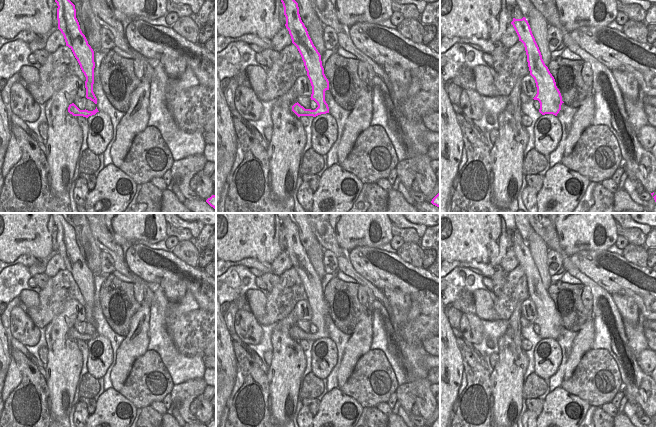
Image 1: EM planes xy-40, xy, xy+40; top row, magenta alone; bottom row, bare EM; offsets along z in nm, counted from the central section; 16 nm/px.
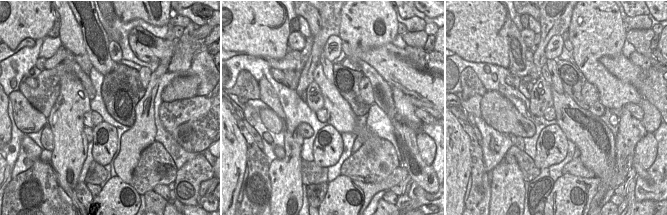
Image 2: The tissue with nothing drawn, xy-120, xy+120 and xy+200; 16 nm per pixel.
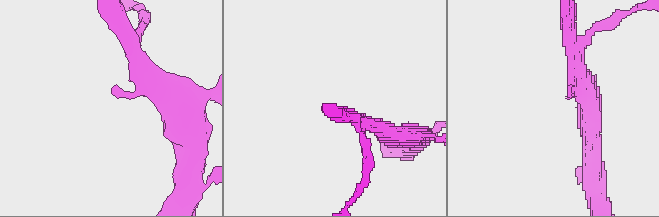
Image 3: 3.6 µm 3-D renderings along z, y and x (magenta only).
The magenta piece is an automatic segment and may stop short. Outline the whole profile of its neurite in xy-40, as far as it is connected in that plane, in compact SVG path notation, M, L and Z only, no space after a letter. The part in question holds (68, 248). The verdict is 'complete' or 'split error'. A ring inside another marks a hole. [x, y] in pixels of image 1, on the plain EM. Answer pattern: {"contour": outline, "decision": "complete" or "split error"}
{"contour": "M52 213L52 215L58 230L58 253L63 258L66 270L72 274L86 301L86 322L97 328L97 322L93 316L95 292L94 275L80 253L79 246L76 242L75 229L64 219L62 213Z", "decision": "complete"}

